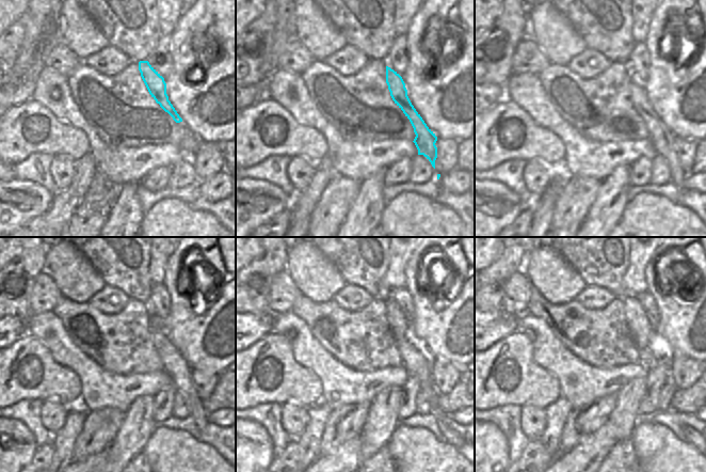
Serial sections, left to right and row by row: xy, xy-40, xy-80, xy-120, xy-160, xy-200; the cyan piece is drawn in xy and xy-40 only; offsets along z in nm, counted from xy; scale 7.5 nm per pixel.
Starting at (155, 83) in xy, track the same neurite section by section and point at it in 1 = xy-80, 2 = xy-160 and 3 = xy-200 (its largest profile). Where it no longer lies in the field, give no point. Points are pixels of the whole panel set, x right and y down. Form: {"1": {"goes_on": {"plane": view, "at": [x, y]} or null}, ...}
{"1": {"goes_on": {"plane": "xy-80", "at": [662, 139]}}, "2": {"goes_on": {"plane": "xy-160", "at": [414, 362]}}, "3": {"goes_on": {"plane": "xy-200", "at": [691, 435]}}}

